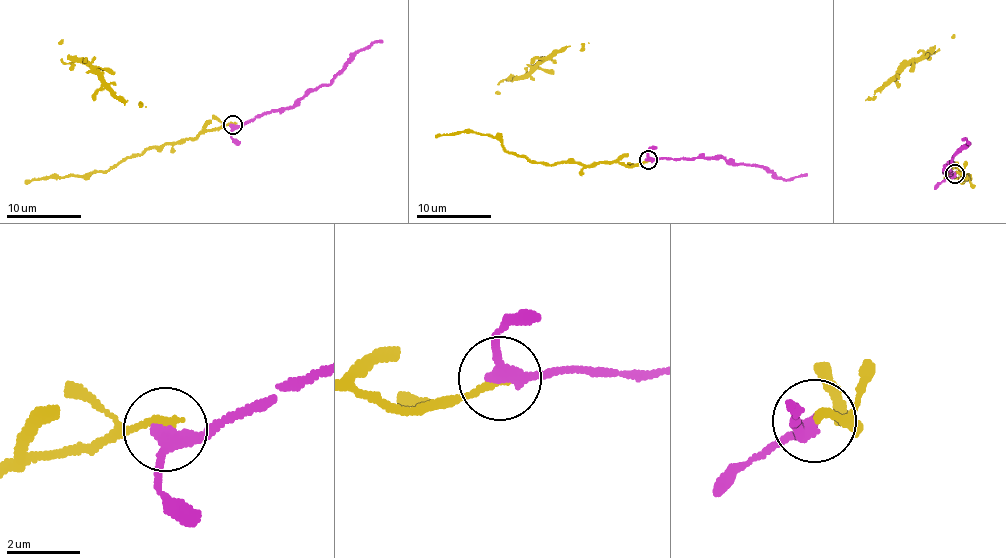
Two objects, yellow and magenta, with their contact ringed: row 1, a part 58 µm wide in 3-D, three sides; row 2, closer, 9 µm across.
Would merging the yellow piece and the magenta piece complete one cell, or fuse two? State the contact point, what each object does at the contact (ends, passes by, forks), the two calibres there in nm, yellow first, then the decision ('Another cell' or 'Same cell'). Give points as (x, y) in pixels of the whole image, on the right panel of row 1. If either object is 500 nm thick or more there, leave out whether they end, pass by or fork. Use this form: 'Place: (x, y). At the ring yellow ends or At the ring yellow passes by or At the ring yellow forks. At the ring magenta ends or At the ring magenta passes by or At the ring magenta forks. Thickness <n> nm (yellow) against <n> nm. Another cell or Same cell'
Place: (954, 174). At the ring yellow ends. At the ring magenta passes by. Thickness 240 nm (yellow) against 320 nm. Same cell

